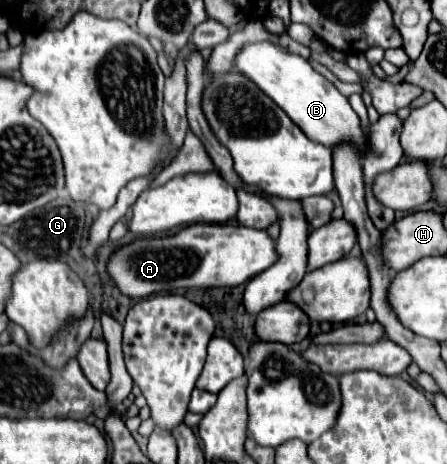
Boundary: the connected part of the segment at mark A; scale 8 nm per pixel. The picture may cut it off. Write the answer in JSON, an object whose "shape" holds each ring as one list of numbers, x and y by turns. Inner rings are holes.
{"shape":[[190,225,174,237,136,239,120,247,108,263,108,273,122,293,146,297,182,287,236,287,278,261,276,241,266,229,244,225]]}

